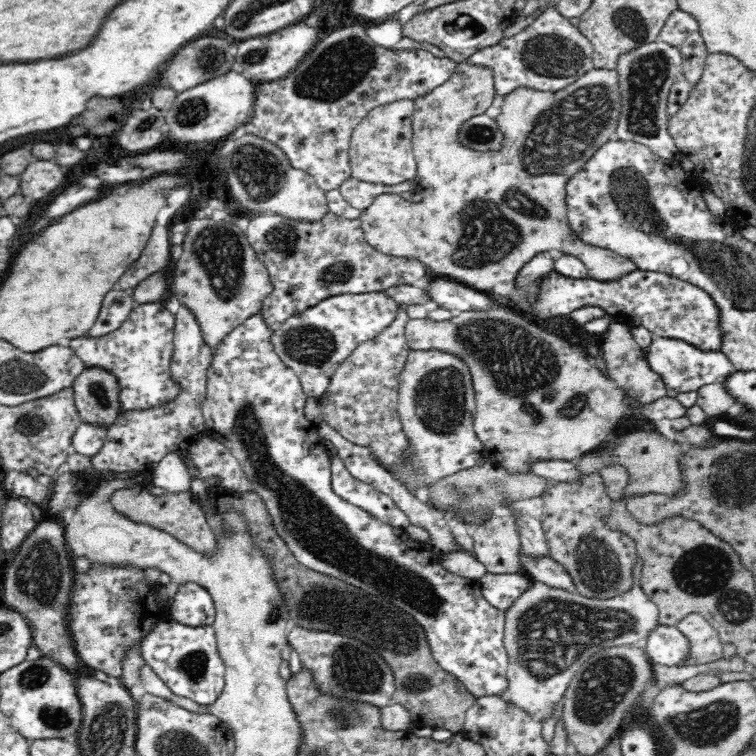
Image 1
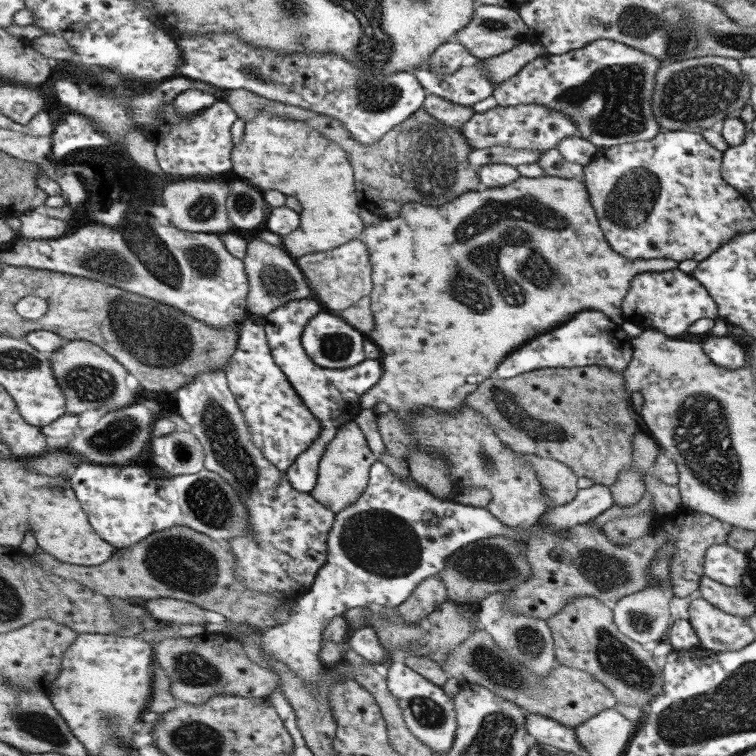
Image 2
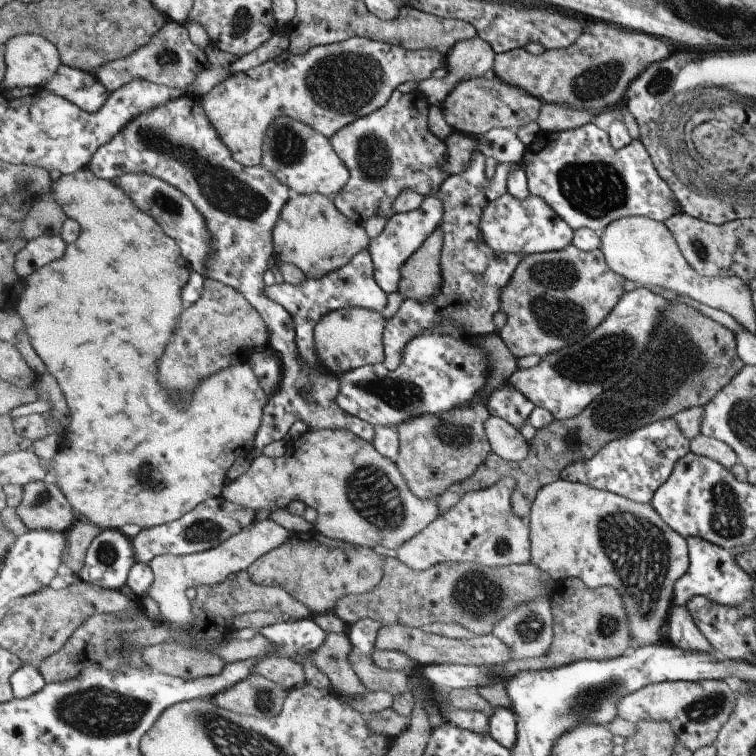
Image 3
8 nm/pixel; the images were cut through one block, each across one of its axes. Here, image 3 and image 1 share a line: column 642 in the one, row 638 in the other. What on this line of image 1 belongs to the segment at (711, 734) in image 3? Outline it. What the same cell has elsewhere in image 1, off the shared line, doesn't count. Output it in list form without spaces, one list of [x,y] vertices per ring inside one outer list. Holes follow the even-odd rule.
[[[692,613],[678,624],[678,630],[689,638],[689,656],[685,666],[700,666],[722,659],[724,642],[717,630],[701,614]]]

